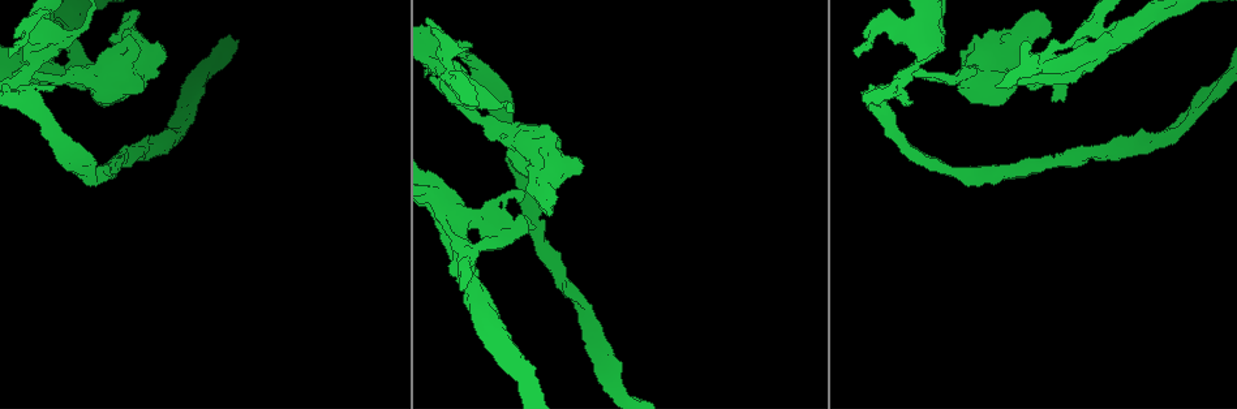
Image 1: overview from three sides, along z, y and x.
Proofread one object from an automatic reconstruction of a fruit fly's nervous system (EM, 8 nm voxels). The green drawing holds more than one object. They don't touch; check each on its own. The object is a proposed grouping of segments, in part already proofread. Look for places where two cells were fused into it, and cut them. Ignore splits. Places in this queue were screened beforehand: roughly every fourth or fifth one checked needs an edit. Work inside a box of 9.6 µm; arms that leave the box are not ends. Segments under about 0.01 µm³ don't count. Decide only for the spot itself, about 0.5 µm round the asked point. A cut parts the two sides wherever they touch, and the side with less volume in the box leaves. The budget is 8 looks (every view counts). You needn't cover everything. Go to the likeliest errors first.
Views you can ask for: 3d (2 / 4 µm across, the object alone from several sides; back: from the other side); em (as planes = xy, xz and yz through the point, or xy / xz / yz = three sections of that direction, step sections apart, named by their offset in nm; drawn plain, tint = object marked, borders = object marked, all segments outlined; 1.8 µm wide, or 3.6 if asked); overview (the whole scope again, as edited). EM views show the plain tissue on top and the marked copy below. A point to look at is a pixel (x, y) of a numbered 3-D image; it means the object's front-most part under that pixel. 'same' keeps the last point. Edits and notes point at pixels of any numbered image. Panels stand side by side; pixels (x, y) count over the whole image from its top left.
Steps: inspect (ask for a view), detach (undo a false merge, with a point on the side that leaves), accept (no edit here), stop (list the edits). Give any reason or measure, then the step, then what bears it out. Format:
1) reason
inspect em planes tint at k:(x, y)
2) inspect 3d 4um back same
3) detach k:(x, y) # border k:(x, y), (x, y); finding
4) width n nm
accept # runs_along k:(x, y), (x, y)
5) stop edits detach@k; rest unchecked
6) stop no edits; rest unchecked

abrupt turn
inspect 3d 4um at 1:(474, 261)

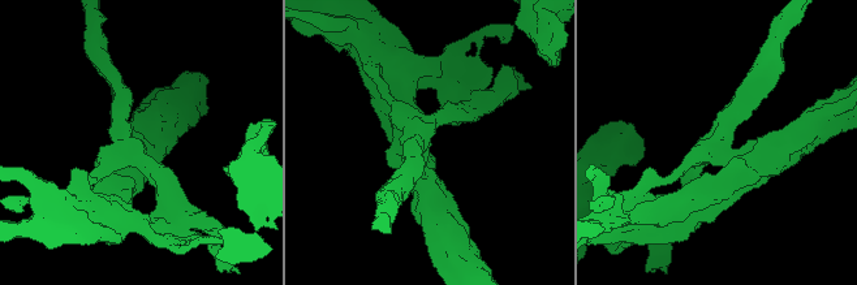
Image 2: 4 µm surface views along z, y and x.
inspect em planes borders at 2:(423, 145)

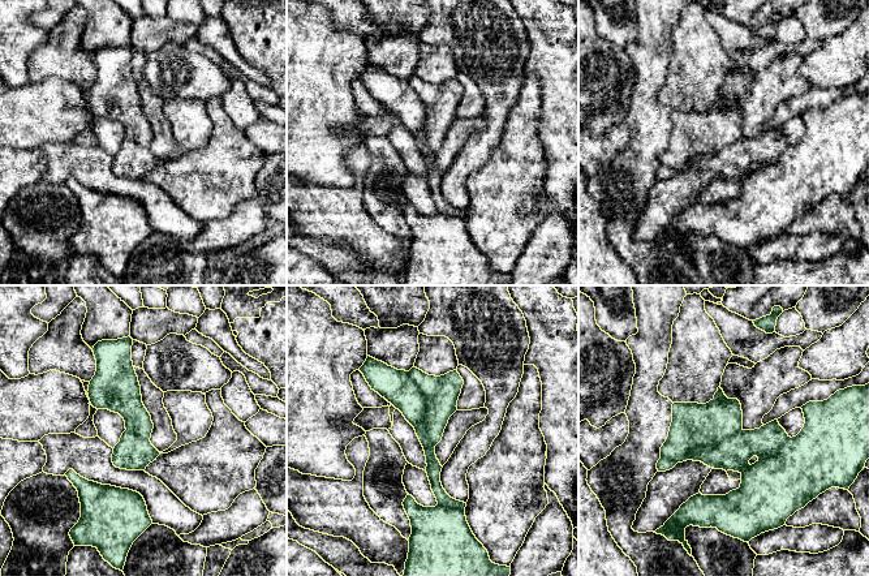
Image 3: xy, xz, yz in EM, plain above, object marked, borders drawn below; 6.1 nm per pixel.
detach 3:(442, 392) # border 3:(407, 372), (434, 446); a second cell is stuck on

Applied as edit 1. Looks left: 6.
inspect overview

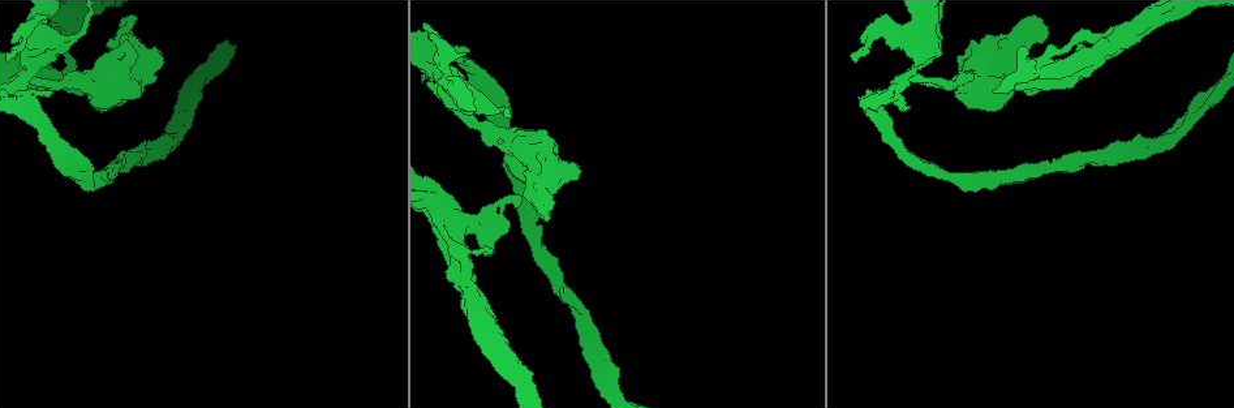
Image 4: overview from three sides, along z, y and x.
calibre changes
inspect em 3.6um planes tint at 4:(497, 129)

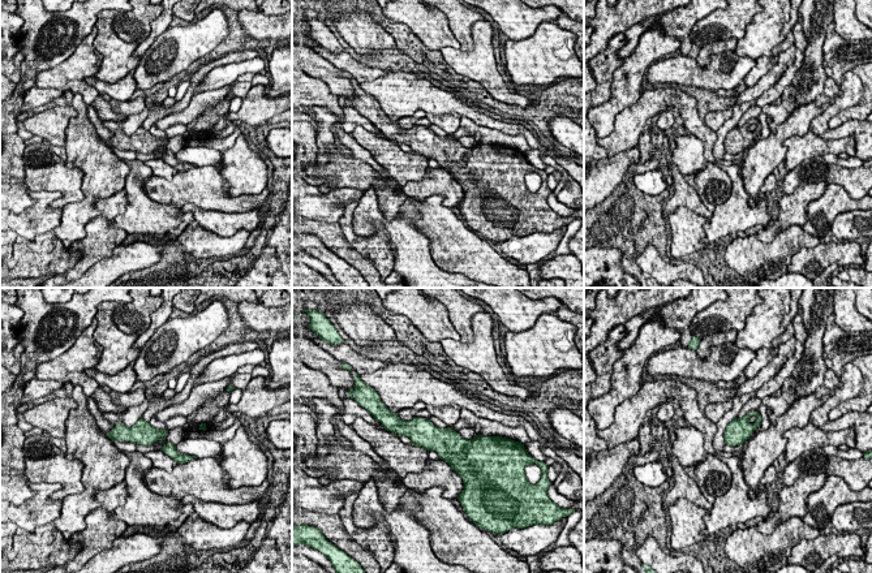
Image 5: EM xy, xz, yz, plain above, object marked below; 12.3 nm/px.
accept # one cell here

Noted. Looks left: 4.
abrupt turn
inspect 3d 2um at 4:(25, 29)

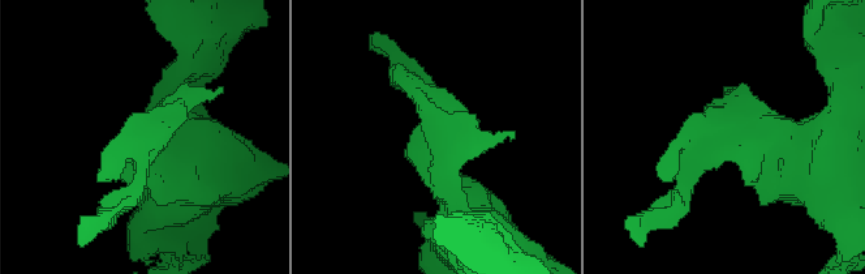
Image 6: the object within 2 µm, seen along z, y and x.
inspect em 3.6um planes tint at 6:(141, 139)

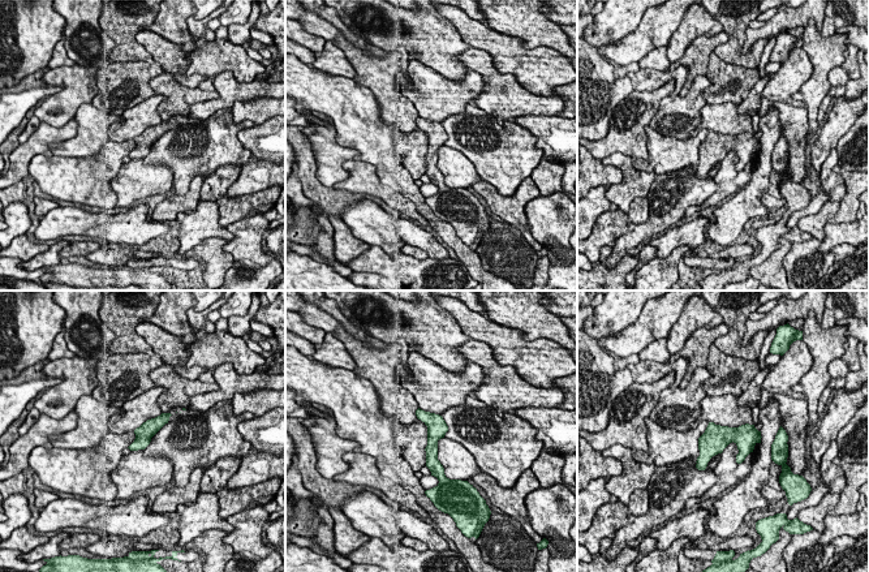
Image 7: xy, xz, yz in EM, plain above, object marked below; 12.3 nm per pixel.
width 220 nm
accept # runs_along 7:(420, 413), (431, 425), (431, 463), (439, 473); continuous, no second cell

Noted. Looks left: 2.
stop edits detach@3; rest unchecked

